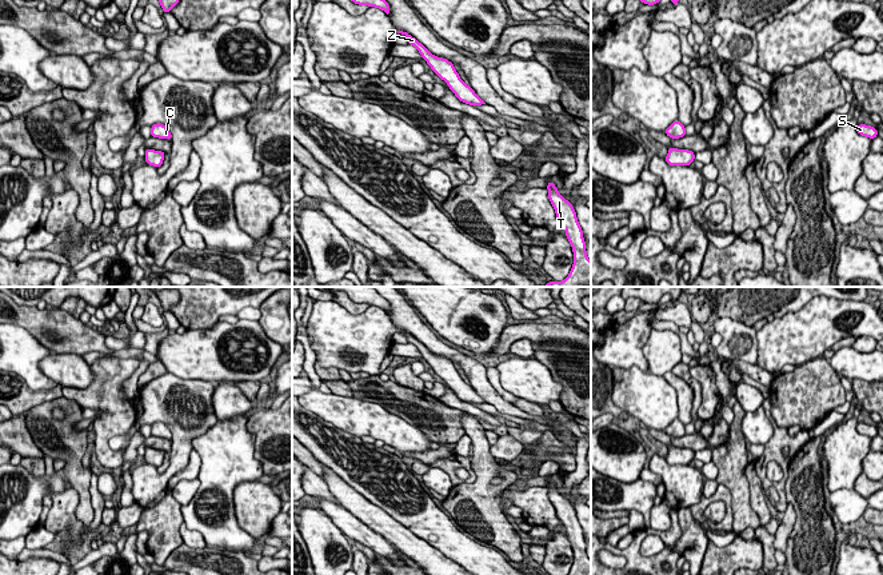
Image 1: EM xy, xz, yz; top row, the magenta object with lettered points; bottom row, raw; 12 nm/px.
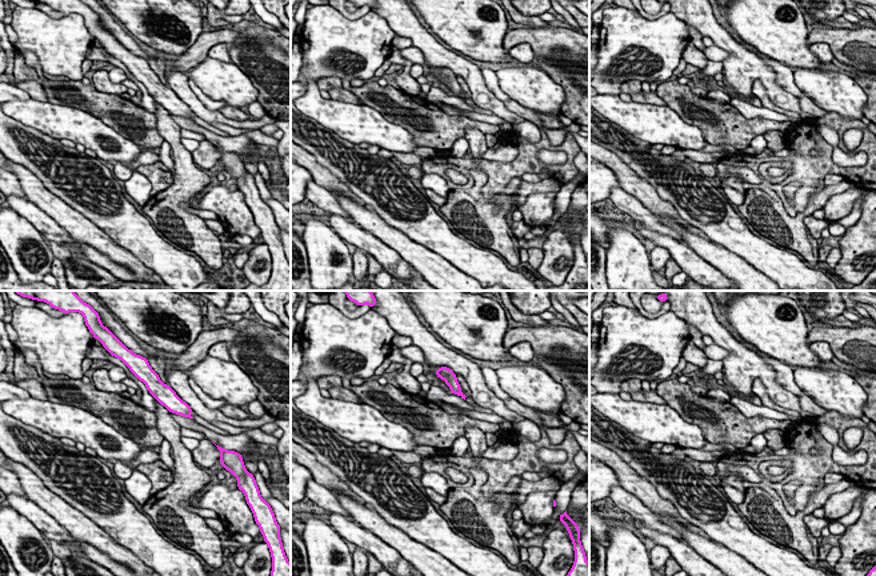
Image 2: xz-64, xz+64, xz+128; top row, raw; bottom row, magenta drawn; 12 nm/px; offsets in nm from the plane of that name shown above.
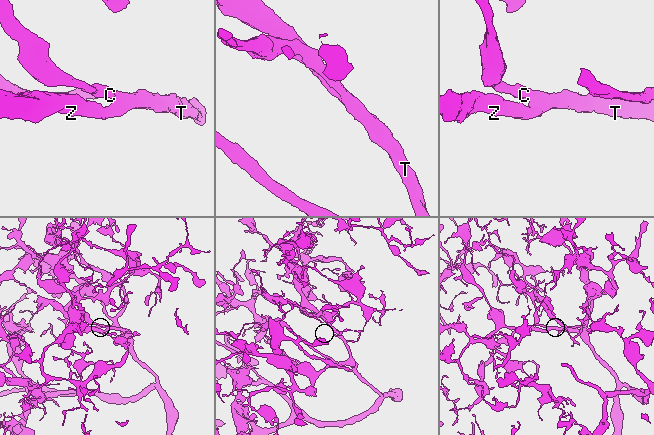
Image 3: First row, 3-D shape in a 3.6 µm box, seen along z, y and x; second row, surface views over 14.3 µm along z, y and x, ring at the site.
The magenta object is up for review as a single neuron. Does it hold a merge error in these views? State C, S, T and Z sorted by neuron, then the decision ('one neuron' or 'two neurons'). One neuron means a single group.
C S T Z | one neuron

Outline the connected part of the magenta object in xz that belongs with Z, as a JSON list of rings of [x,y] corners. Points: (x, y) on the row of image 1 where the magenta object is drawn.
[[[397,31],[397,33],[401,33],[407,37],[408,44],[413,45],[419,53],[421,55],[423,60],[427,61],[427,64],[431,67],[431,69],[447,83],[451,92],[455,93],[455,96],[466,104],[470,105],[483,105],[486,104],[476,93],[475,91],[467,85],[456,72],[454,64],[443,57],[437,57],[432,55],[421,43],[419,43],[415,37],[412,37],[409,33]]]

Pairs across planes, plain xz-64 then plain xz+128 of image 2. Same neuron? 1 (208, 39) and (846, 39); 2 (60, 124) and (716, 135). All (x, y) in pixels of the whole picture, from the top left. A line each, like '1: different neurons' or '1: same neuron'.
1: same neuron
2: different neurons

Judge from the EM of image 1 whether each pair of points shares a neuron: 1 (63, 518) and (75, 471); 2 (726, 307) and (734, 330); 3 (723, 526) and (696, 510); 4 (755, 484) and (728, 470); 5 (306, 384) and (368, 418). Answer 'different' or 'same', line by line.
1: different
2: different
3: same
4: different
5: different

